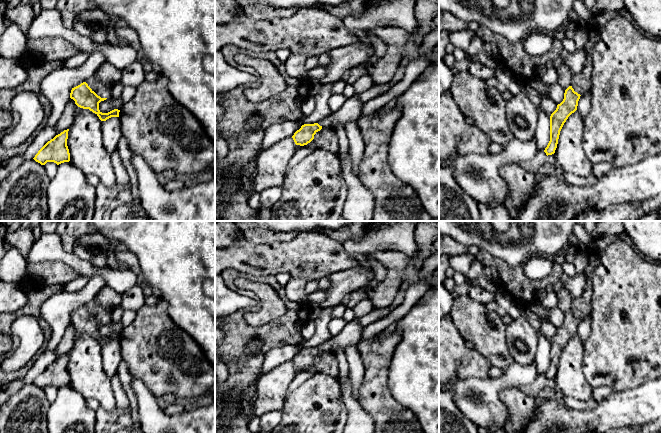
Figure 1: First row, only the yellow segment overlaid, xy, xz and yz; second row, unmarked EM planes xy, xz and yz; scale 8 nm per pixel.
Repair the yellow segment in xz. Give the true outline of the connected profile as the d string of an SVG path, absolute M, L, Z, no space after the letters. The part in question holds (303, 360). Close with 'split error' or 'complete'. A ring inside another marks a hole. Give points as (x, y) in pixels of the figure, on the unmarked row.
M318 347L304 348L292 360L296 369L312 370L338 378L338 362L334 353L323 352Z | split error

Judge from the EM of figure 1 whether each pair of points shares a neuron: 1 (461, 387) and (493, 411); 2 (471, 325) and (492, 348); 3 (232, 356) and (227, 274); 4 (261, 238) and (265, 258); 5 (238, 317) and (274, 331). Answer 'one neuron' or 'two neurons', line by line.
1: one neuron
2: one neuron
3: one neuron
4: two neurons
5: one neuron

